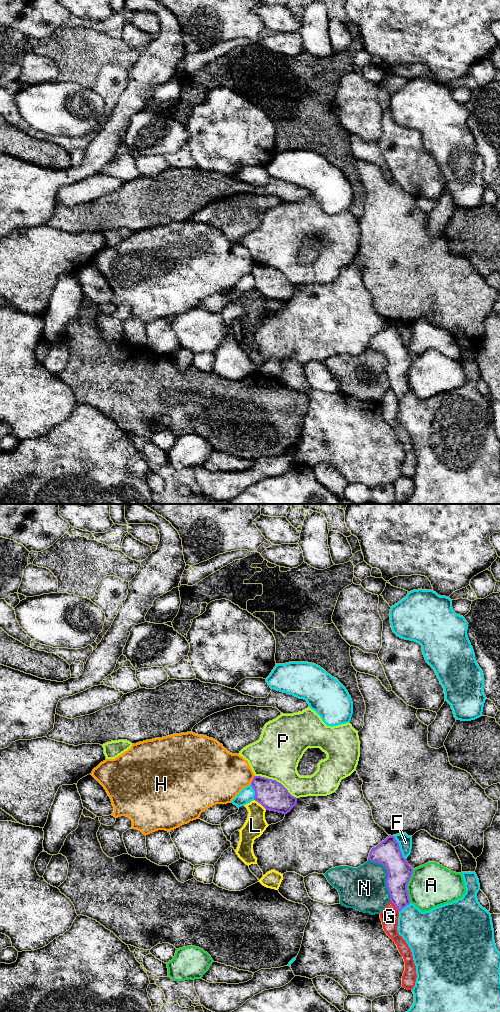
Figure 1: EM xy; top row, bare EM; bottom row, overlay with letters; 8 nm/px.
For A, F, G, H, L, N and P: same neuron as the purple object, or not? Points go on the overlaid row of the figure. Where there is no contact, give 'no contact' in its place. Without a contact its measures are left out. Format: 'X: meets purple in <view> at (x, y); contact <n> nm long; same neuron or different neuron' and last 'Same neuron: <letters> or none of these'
A: meets purple in xy at (406, 886); contact 280 nm long; different neuron
F: meets purple in xy at (399, 847); contact 220 nm long; different neuron
G: meets purple in xy at (395, 906); contact 120 nm long; different neuron
H: meets purple in xy at (252, 780); contact 90 nm long; different neuron
L: meets purple in xy at (260, 803); contact 130 nm long; different neuron
N: meets purple in xy at (387, 876); contact 380 nm long; different neuron
P: meets purple in xy at (275, 780); contact 380 nm long; different neuron
Same neuron: none of these

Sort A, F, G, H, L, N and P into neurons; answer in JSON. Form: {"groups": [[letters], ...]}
{"groups": [["A"], ["F"], ["G"], ["H"], ["L"], ["N"], ["P"]]}

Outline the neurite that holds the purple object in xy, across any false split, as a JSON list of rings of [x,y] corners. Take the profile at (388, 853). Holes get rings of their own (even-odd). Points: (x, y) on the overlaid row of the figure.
[[[389,835],[384,841],[372,848],[368,860],[382,864],[387,870],[386,885],[390,900],[398,912],[410,904],[407,885],[413,874],[394,836]]]

